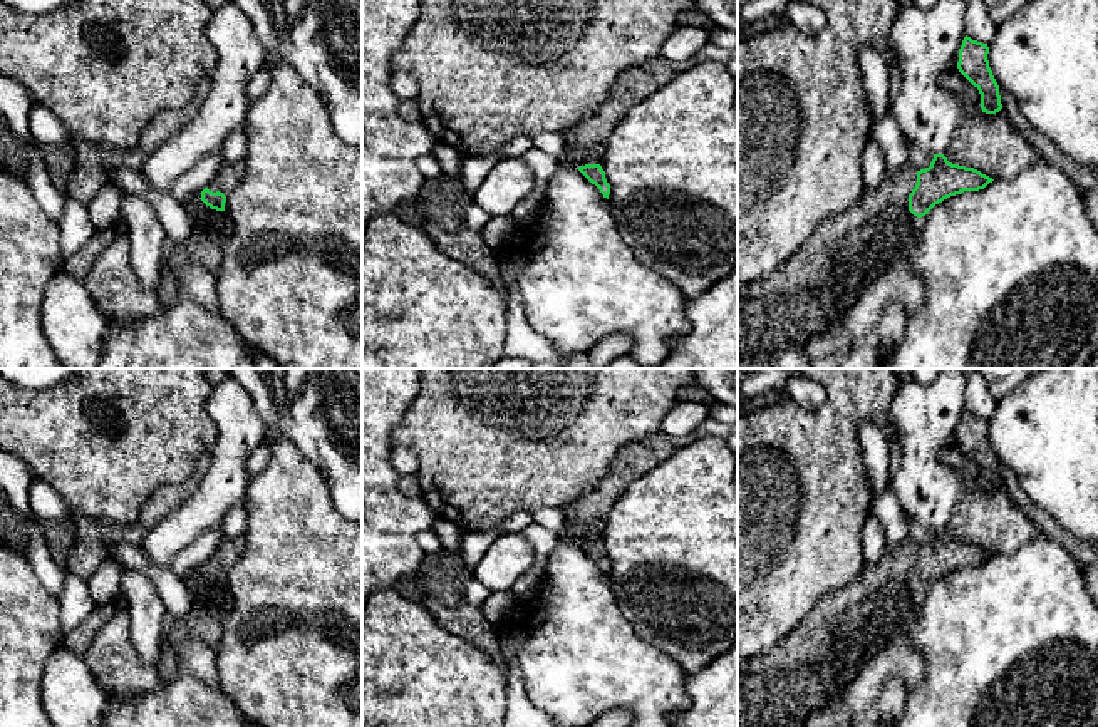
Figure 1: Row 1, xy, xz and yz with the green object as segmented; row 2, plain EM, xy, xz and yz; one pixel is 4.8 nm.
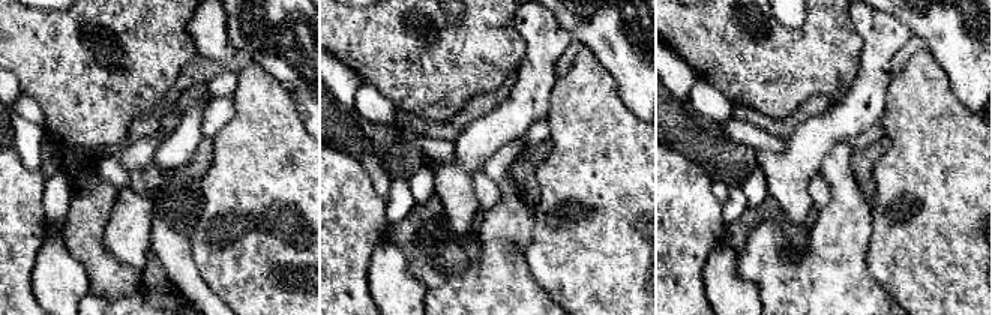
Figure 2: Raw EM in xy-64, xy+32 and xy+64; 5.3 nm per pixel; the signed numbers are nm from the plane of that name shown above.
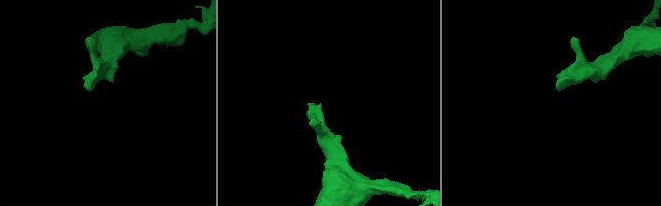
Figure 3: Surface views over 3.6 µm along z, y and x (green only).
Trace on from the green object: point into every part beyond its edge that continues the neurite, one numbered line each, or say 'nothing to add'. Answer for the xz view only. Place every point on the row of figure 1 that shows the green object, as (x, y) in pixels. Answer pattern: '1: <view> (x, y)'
1: xz (585, 143)

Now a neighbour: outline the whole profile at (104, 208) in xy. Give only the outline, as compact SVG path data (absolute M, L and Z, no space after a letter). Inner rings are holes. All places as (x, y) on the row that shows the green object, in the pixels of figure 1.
M104 184L96 198L87 204L91 223L96 231L111 228L119 219L121 201L127 191L116 184Z

